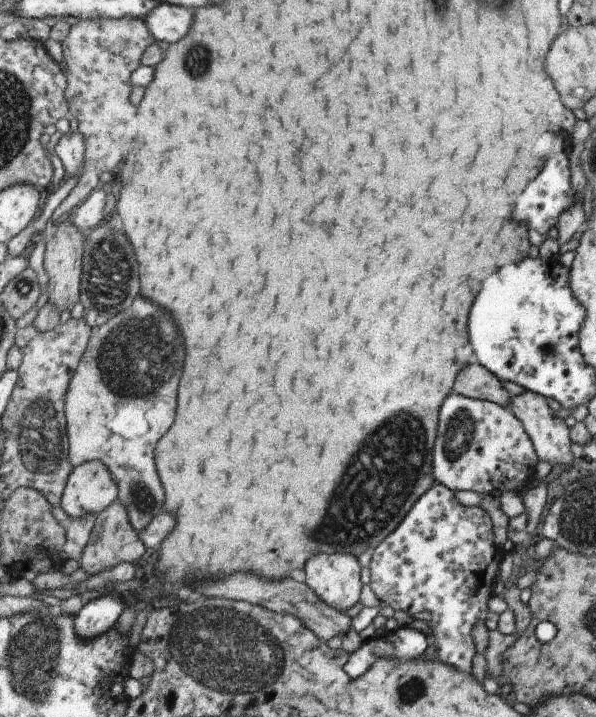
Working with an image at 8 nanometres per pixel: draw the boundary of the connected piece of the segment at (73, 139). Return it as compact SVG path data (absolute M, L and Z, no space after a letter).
M81 132L63 134L61 140L59 140L59 146L57 146L55 154L57 154L59 160L63 162L65 178L77 176L79 170L83 168L83 164L85 164L85 154L87 154L85 136L83 136Z

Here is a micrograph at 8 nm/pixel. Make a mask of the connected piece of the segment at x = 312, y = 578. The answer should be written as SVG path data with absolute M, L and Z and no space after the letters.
M317 554L305 566L305 576L307 576L305 582L315 590L315 594L325 604L345 614L347 610L353 610L353 606L359 604L361 594L365 592L365 586L361 582L361 570L363 568L355 554Z

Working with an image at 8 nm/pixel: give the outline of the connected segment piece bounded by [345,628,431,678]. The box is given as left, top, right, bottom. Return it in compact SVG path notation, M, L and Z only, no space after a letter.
M401 628L397 632L377 632L369 642L363 642L363 646L351 656L349 670L351 678L357 678L365 674L371 664L377 662L377 658L397 658L397 660L419 660L423 658L423 652L431 646L431 640L413 628Z

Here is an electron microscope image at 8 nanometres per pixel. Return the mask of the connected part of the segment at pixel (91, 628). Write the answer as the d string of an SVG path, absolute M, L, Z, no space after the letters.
M105 594L101 598L97 596L77 614L77 622L75 622L77 638L91 642L93 638L101 638L103 634L109 634L109 630L115 628L125 608L127 606L117 594Z

